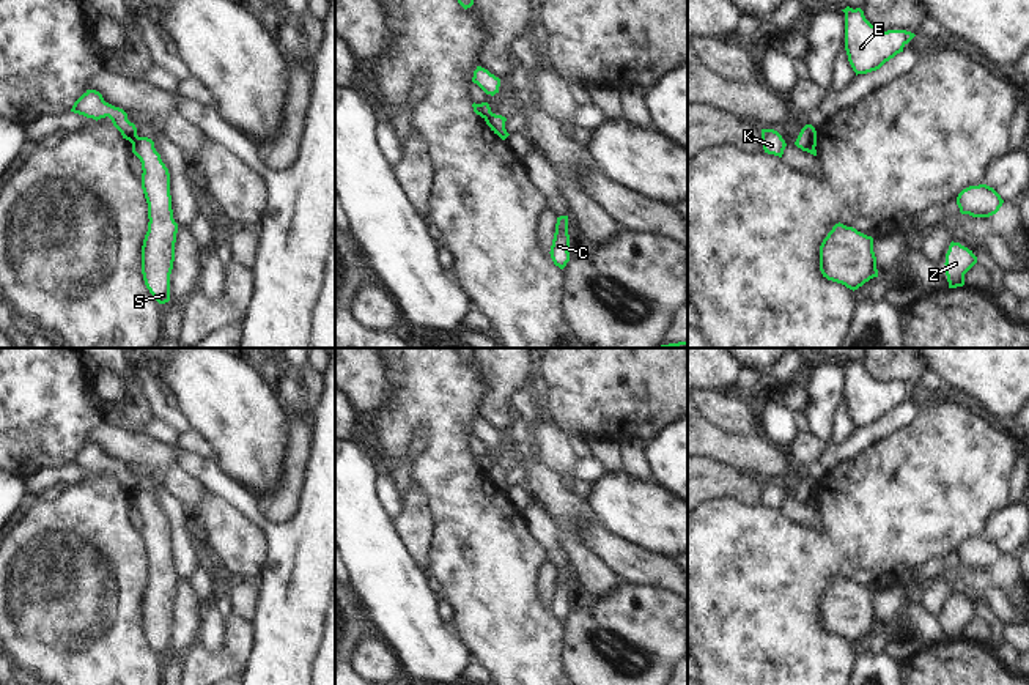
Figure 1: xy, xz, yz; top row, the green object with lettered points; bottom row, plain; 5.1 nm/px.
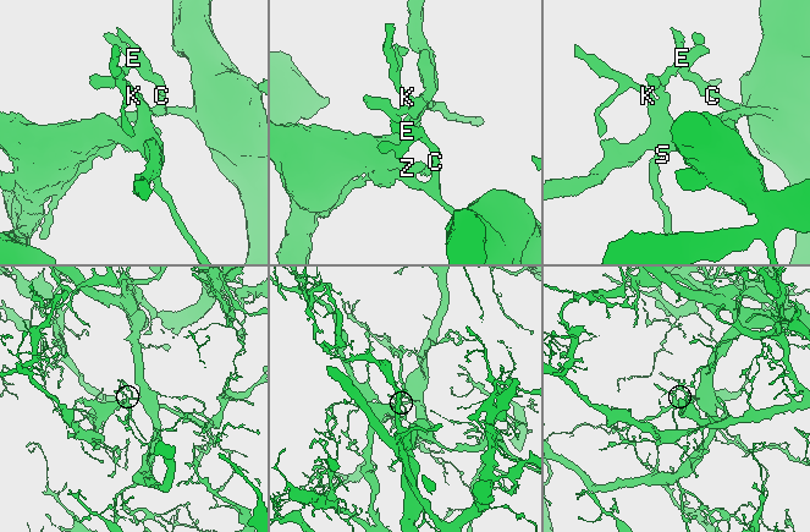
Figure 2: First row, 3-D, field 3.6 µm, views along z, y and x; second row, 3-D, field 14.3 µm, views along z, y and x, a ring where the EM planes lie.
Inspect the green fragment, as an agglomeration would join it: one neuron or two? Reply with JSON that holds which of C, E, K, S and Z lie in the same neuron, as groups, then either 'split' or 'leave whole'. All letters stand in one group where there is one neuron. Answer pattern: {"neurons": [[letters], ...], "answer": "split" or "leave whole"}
{"neurons": [["C", "E"], ["K", "S", "Z"]], "answer": "split"}

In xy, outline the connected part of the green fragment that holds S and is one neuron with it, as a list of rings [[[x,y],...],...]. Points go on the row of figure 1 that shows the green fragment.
[[[138,137],[132,153],[142,162],[142,189],[148,203],[148,231],[142,246],[142,274],[159,304],[170,301],[178,224],[173,219],[170,173],[148,137]]]

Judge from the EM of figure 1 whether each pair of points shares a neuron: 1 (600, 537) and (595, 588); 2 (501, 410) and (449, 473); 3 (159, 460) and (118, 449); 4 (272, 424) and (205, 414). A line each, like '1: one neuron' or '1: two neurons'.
1: two neurons
2: two neurons
3: one neuron
4: one neuron

